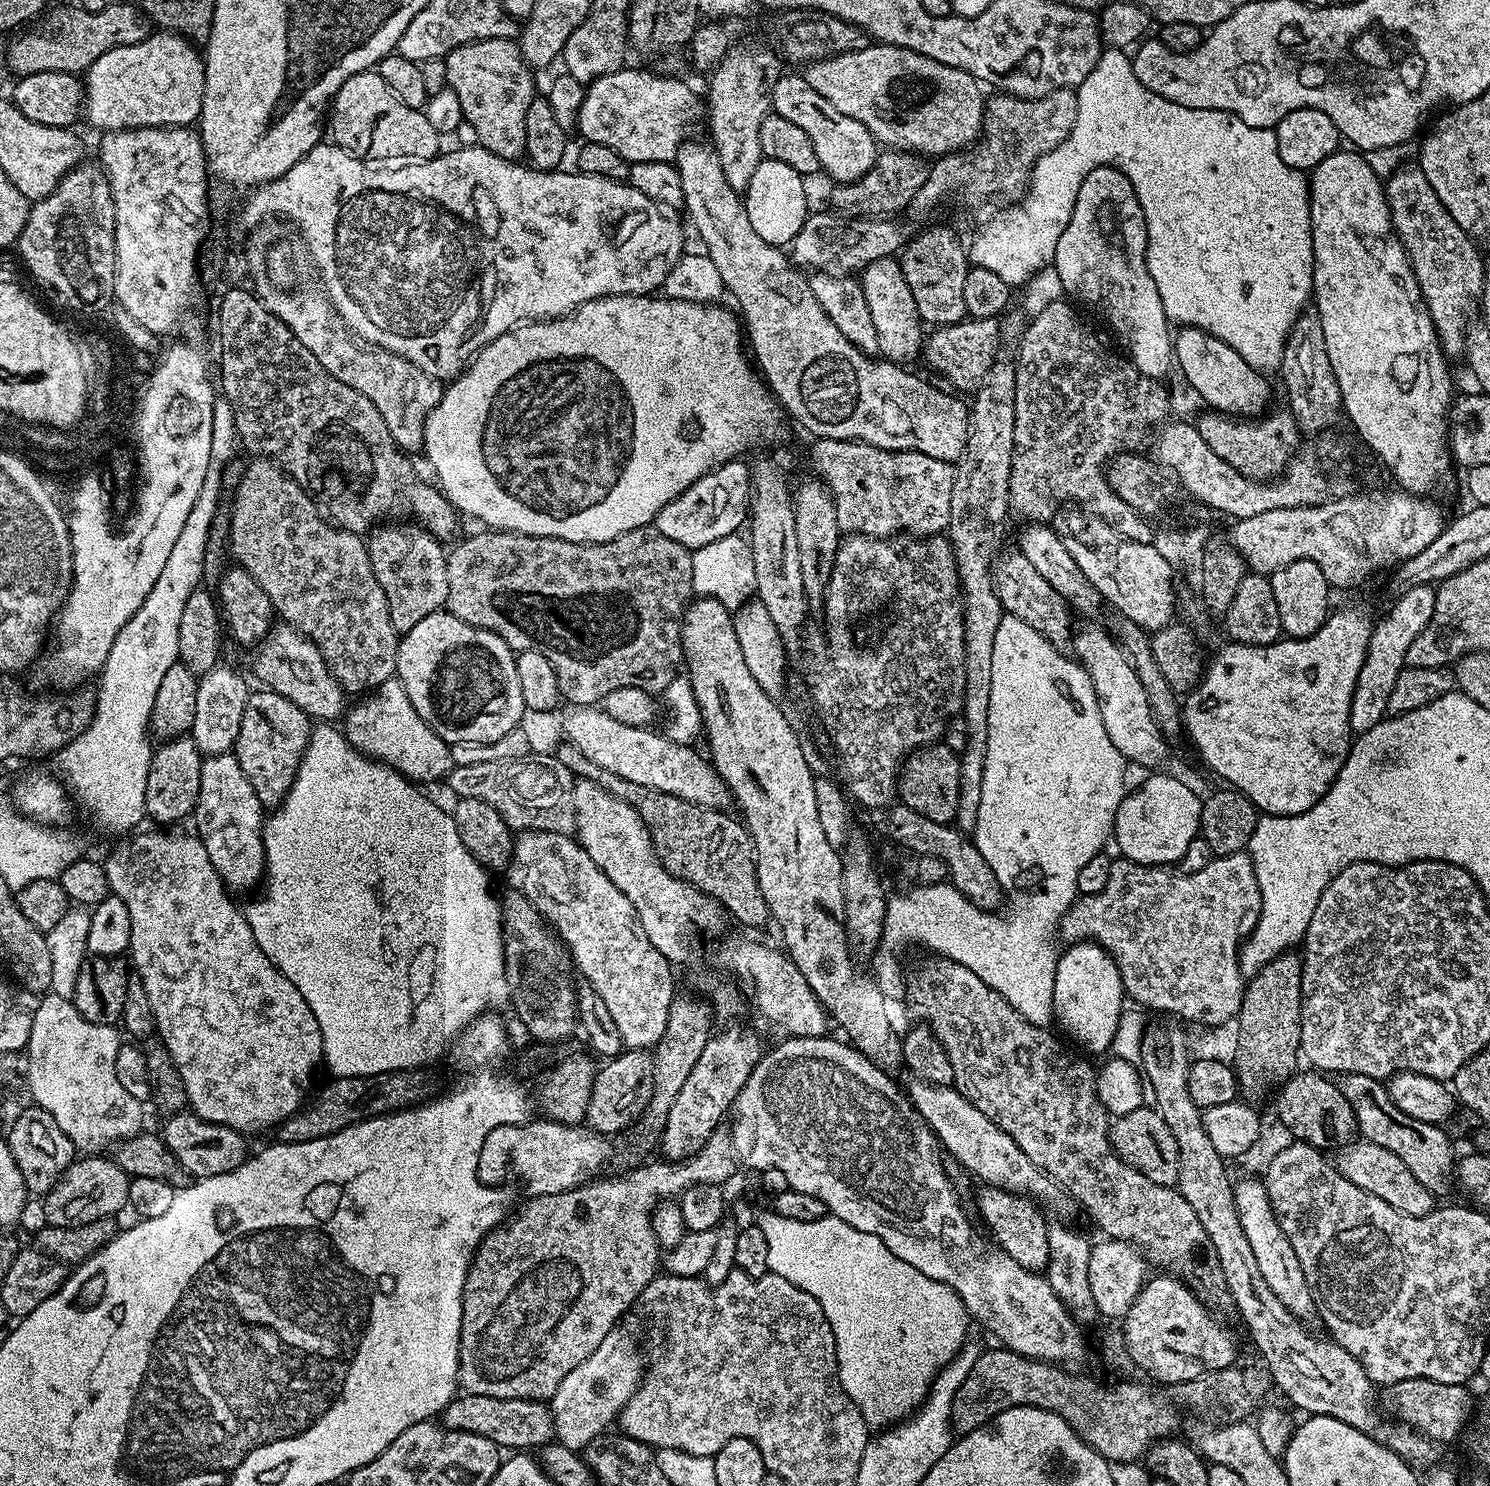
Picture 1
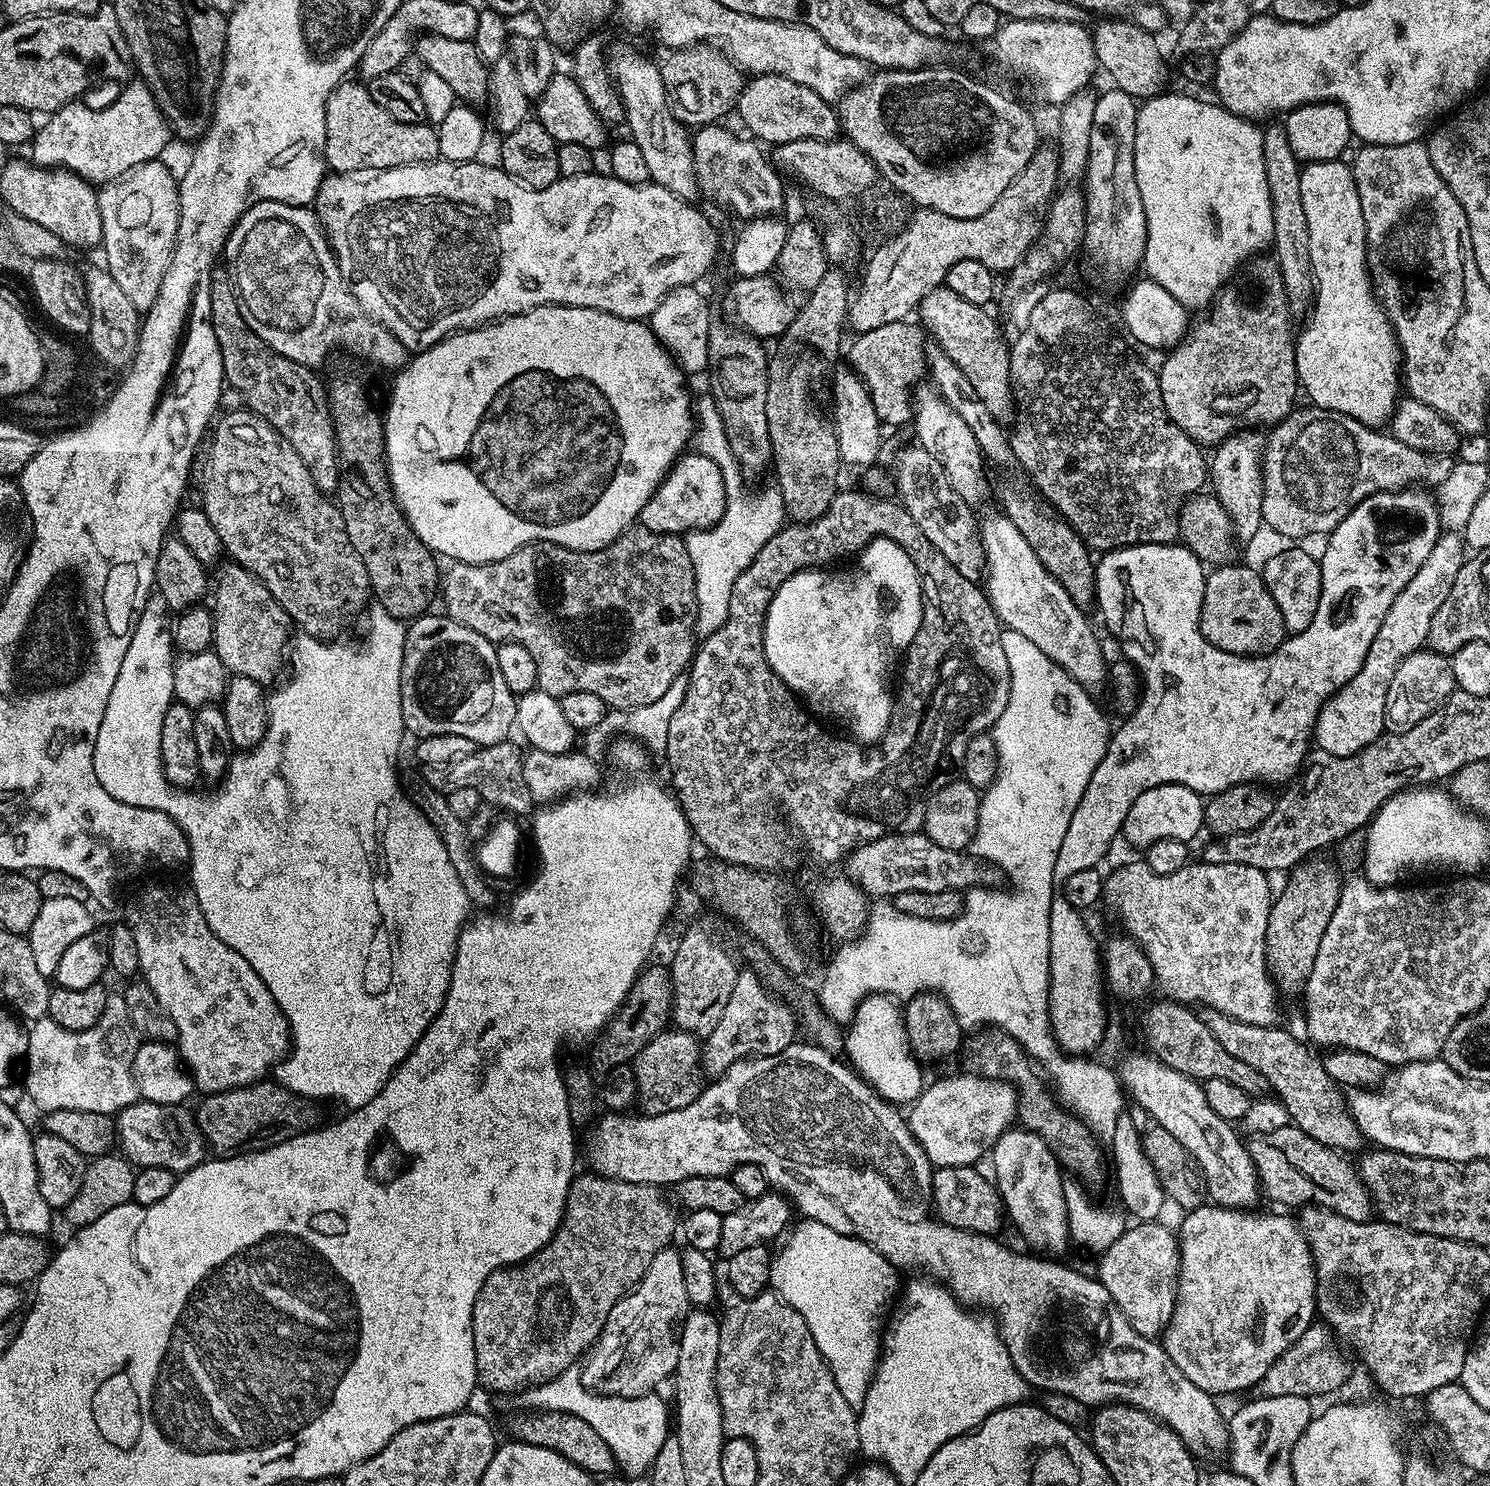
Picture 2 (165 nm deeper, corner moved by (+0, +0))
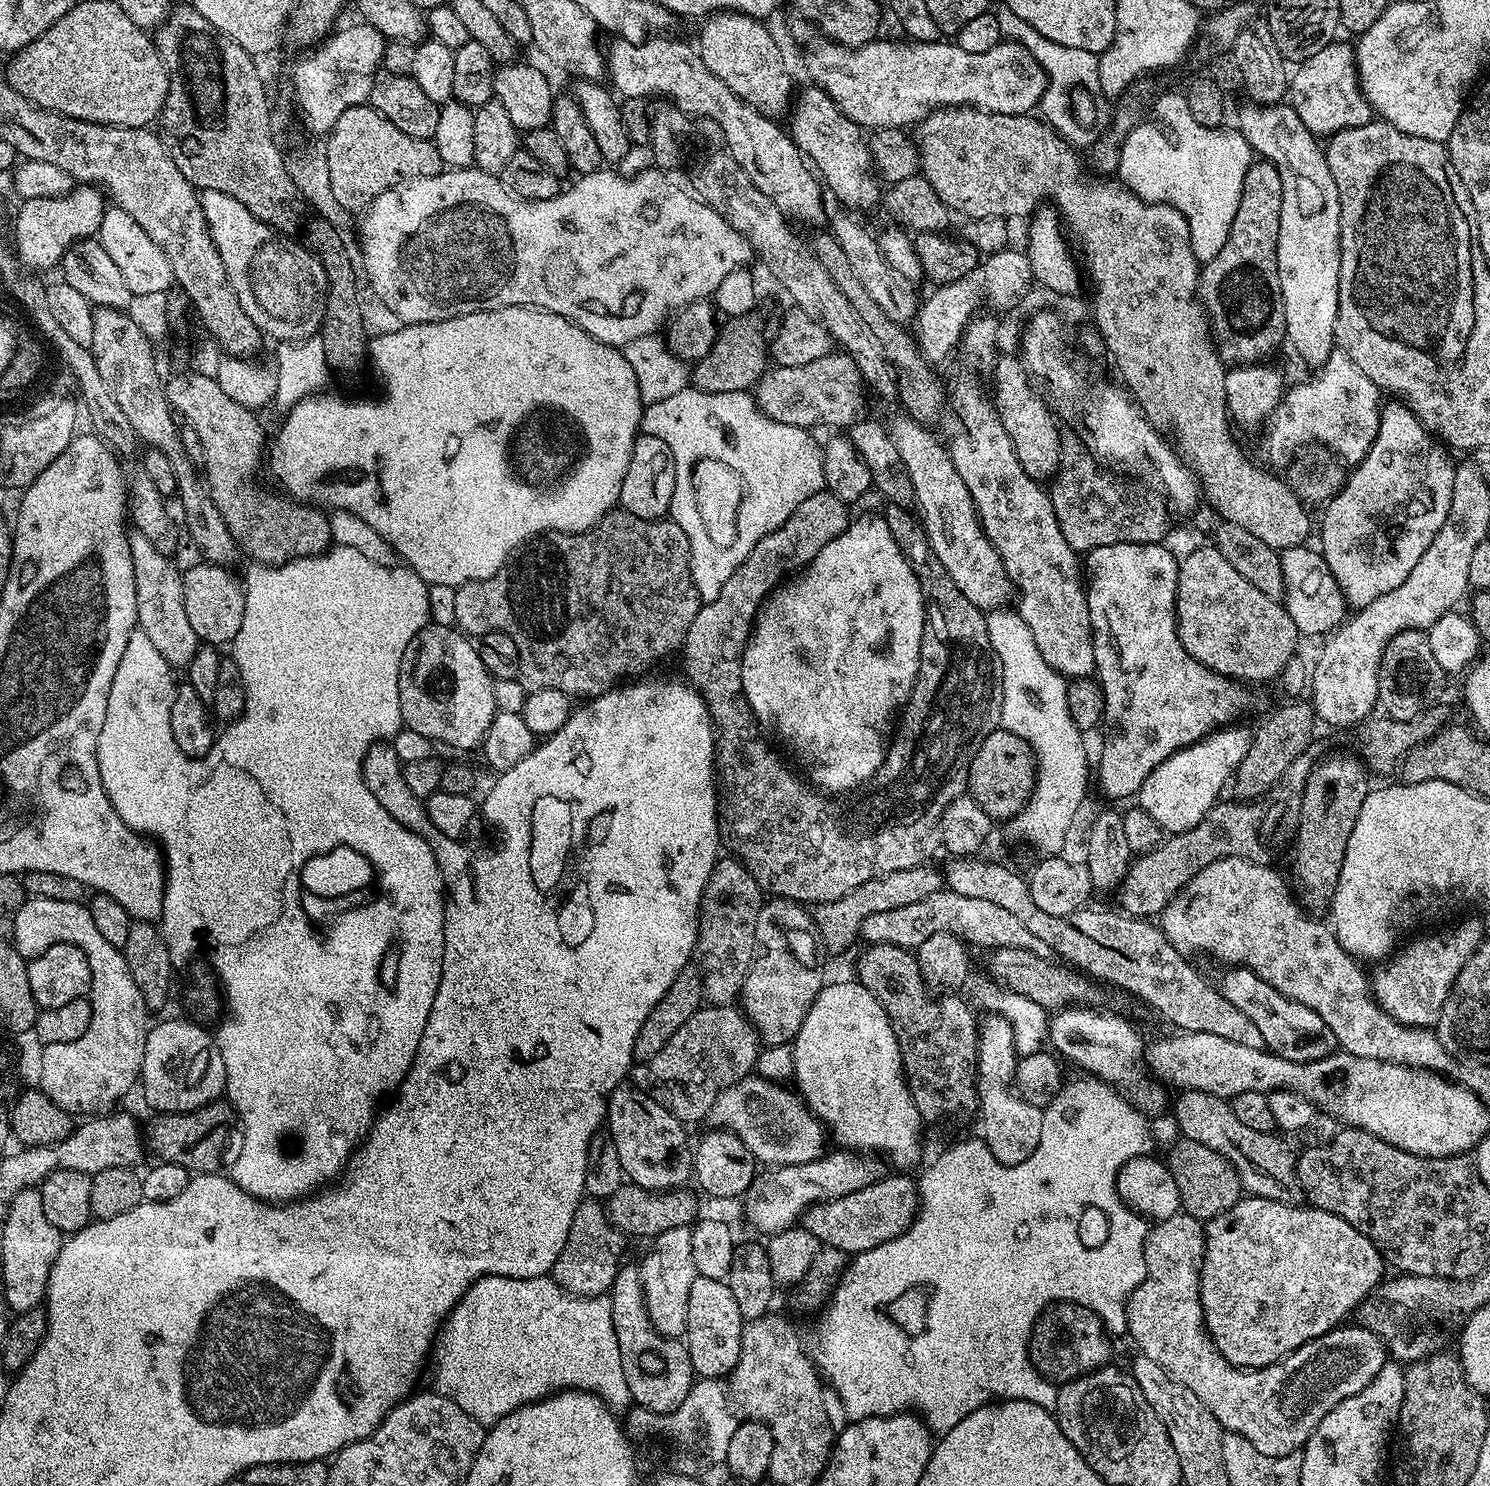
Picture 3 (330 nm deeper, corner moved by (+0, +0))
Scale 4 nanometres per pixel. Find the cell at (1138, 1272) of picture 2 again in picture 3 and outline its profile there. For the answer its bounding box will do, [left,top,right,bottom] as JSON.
[1128,1211,1386,1456]

